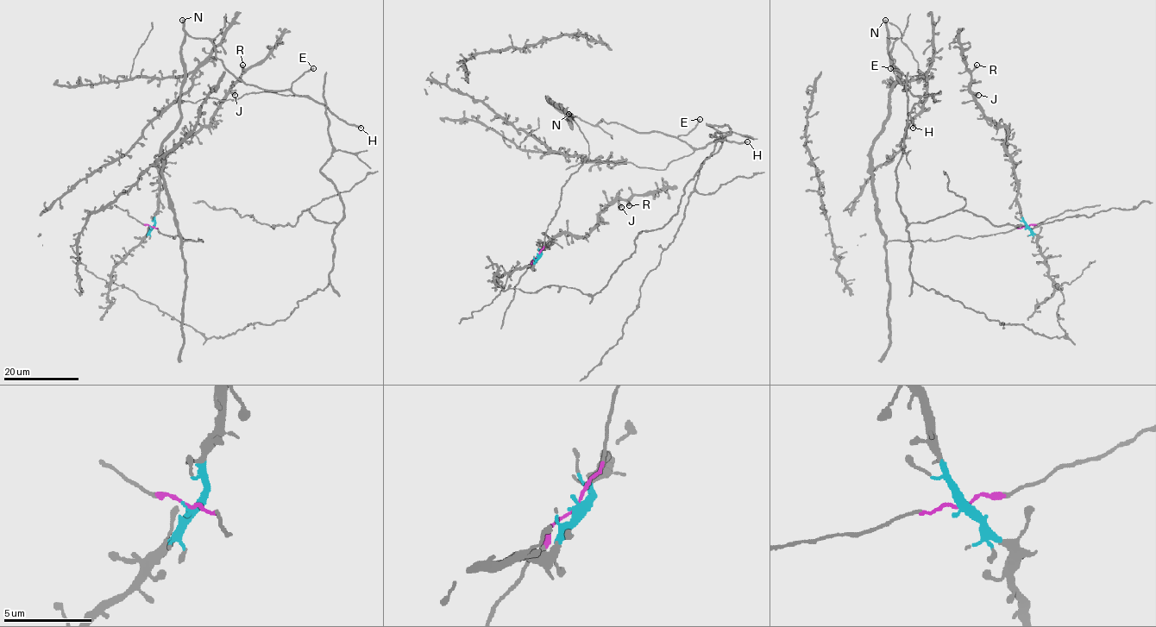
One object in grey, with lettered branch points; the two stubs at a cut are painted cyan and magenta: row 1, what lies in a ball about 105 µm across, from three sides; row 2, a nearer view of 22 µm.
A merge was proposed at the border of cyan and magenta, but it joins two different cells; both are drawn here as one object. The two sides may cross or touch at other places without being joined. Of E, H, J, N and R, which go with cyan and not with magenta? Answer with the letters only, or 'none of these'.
J, R

